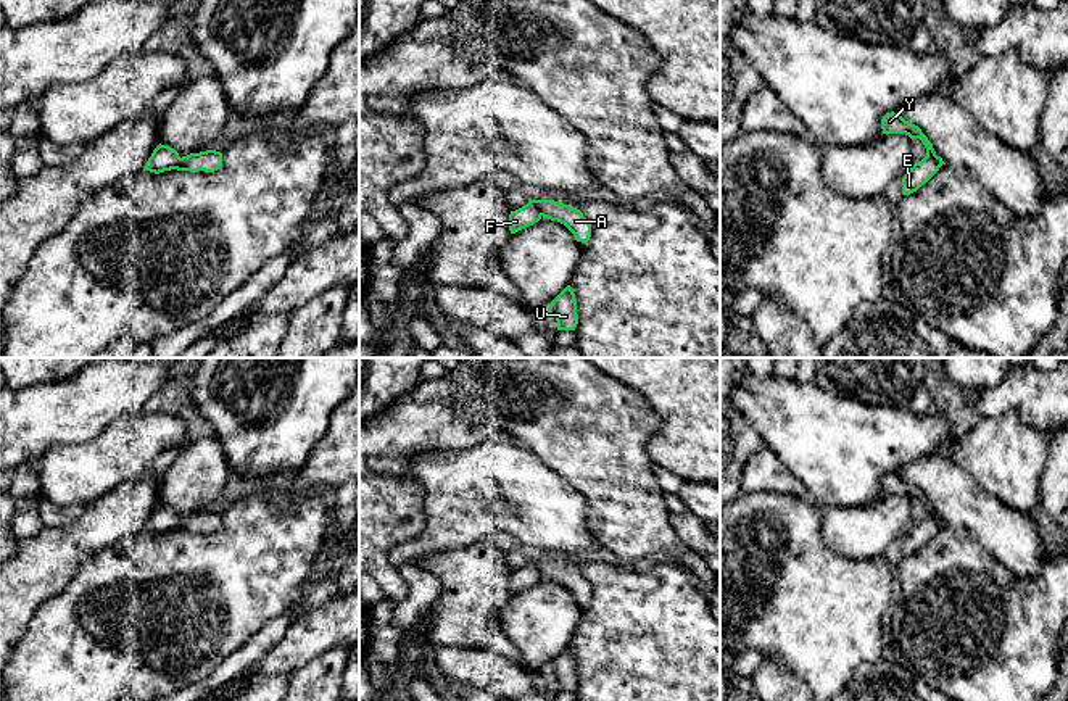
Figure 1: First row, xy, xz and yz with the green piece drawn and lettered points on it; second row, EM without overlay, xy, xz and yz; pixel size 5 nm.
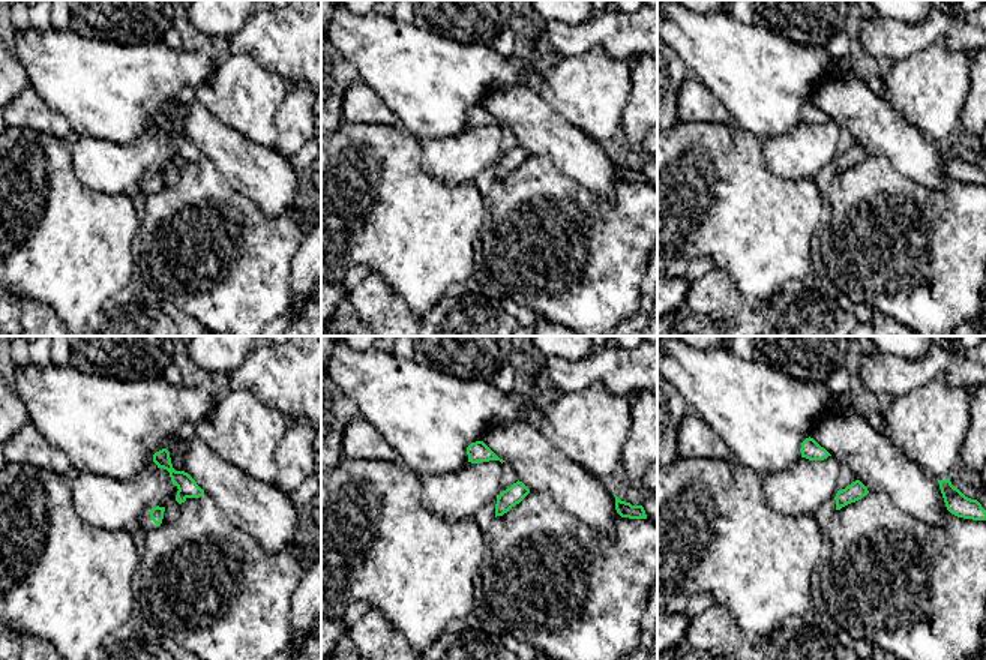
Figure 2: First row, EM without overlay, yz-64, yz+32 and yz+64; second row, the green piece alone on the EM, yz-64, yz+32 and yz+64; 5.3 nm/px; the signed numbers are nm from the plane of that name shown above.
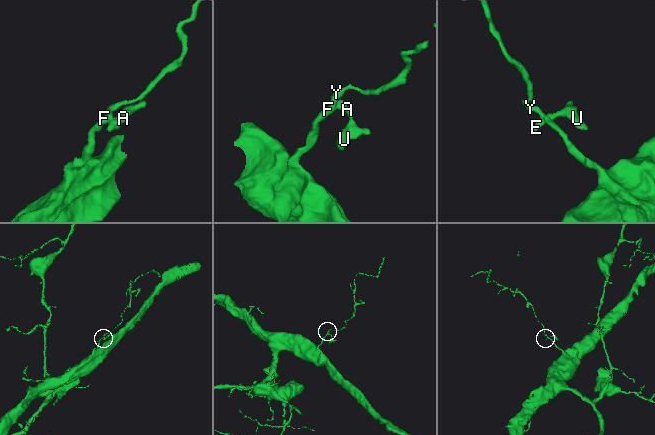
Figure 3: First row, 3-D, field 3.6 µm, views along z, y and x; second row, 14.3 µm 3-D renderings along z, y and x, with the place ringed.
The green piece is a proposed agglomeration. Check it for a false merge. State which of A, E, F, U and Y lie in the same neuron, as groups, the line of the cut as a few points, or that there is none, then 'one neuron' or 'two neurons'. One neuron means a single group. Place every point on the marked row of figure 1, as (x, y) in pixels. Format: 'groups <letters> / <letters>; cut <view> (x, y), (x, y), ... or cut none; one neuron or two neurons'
groups A E U / F Y; cut yz (927, 153), (941, 165); two neurons

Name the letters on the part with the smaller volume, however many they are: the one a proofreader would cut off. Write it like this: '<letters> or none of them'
A, E, U

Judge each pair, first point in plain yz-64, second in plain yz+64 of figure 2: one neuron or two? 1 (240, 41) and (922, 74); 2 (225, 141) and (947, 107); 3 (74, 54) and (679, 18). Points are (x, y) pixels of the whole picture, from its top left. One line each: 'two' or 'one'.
1: two
2: two
3: one

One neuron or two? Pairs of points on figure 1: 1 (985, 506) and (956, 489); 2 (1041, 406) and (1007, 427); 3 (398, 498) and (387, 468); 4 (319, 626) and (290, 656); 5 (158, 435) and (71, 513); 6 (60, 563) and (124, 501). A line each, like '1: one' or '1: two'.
1: one
2: two
3: two
4: one
5: two
6: one

